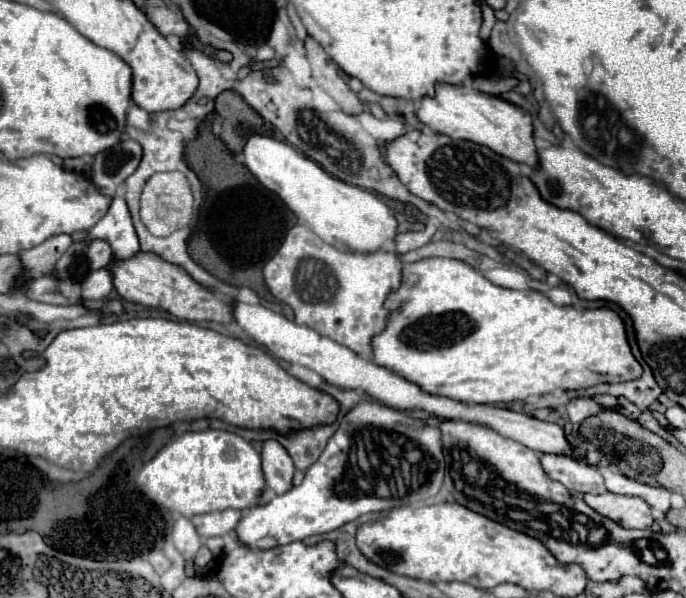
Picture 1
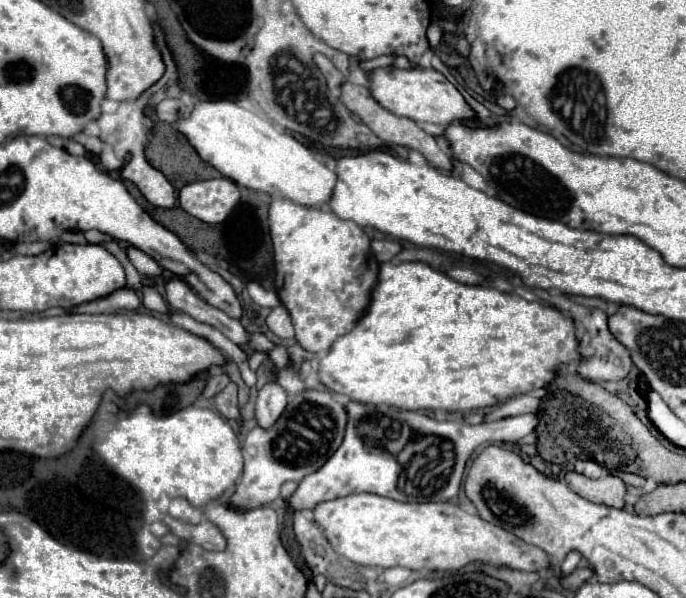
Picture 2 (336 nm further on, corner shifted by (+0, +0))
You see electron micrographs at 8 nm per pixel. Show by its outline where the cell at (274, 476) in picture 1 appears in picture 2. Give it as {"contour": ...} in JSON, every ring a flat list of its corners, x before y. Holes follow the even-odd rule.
{"contour":[[275,381,265,383,263,389,259,391,257,403,255,403,255,417,257,417,259,425,263,425,263,427,273,425,279,419,279,415,283,413,285,405,287,405,287,395,285,395,283,387]]}

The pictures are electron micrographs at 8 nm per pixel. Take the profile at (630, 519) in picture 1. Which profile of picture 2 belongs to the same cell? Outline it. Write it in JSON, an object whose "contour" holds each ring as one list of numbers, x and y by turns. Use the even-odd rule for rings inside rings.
{"contour":[[569,471,569,473,565,473,565,483,569,485,571,491,575,491,577,495,585,497,591,503,623,507,625,483,615,475,607,475,603,479,589,479,581,473]]}

